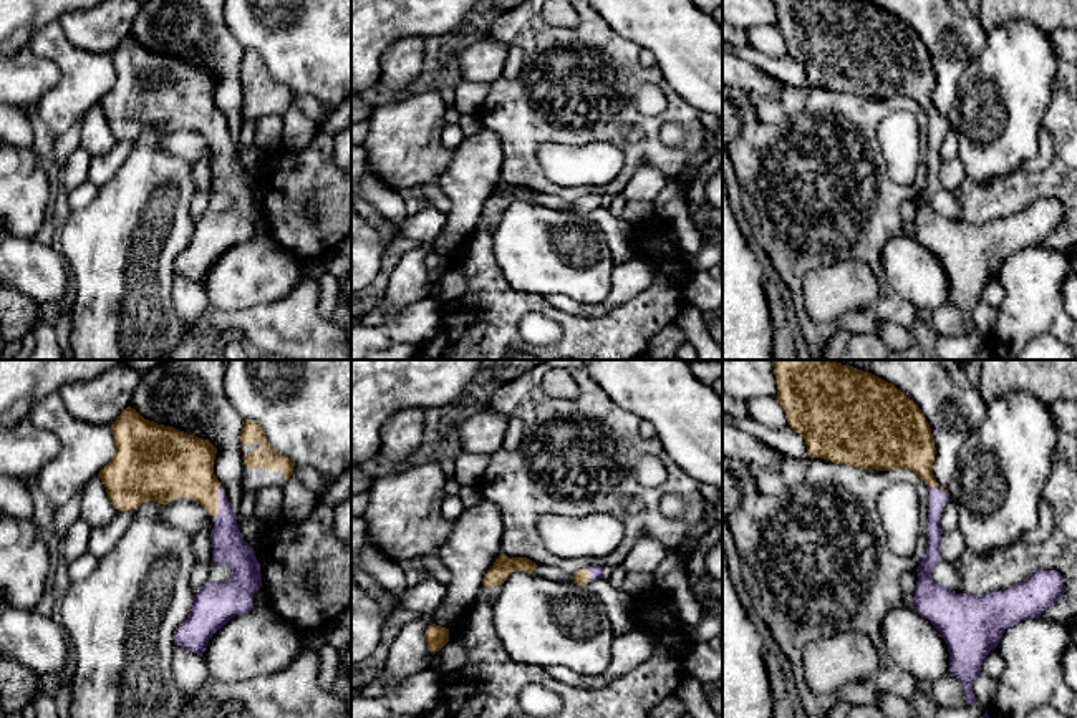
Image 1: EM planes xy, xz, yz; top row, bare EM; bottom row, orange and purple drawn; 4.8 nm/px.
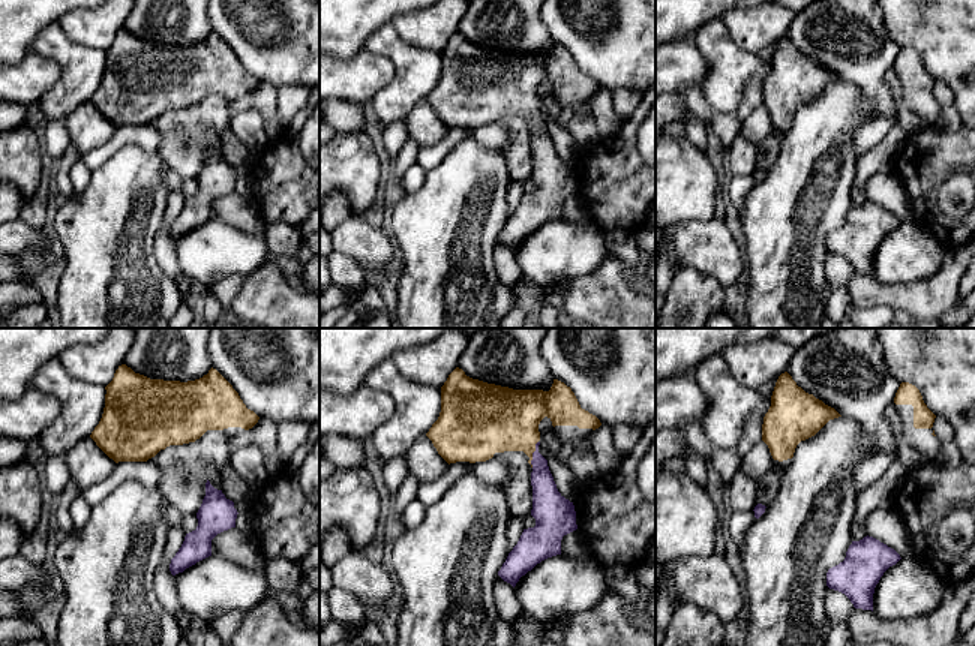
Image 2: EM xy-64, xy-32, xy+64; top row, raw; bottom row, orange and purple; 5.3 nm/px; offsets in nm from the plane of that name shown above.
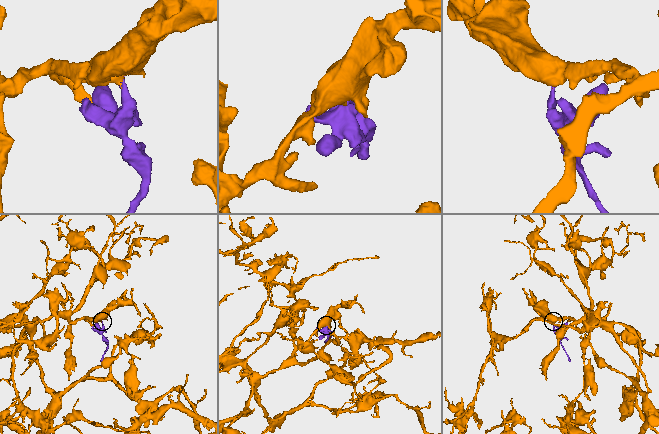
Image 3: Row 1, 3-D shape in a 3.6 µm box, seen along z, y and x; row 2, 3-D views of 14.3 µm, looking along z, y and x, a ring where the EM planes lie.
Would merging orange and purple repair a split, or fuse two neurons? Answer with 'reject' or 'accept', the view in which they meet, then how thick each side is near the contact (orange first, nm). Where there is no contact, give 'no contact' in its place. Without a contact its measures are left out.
accept; contact in xy; calibres 320 and 160 nm

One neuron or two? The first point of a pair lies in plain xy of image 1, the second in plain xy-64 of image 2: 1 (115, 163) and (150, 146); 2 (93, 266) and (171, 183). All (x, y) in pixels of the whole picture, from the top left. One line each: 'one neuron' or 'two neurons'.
1: one neuron
2: two neurons

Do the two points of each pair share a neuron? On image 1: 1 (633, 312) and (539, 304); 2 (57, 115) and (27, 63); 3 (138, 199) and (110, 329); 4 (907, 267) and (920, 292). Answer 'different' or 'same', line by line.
1: same
2: different
3: same
4: same

